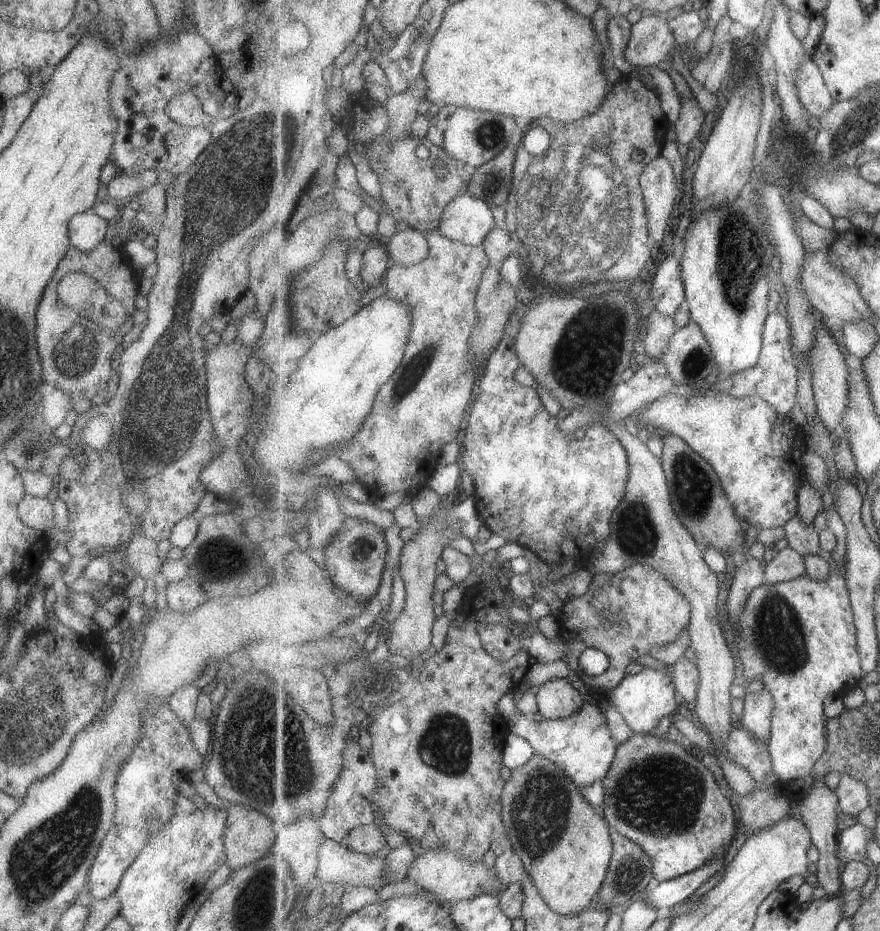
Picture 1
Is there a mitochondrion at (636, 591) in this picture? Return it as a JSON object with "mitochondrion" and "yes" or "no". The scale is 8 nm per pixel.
{"mitochondrion":"no"}

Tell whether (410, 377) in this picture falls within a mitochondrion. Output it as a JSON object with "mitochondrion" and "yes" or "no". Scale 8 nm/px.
{"mitochondrion":"yes"}

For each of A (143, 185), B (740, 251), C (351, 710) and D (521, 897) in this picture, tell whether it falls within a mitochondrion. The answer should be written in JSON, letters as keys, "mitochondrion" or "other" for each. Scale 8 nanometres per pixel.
{"A":"other","B":"mitochondrion","C":"other","D":"other"}

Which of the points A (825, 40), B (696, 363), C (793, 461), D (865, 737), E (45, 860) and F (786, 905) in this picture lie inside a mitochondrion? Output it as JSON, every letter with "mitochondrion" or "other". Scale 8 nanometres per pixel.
{"A":"other","B":"mitochondrion","C":"other","D":"mitochondrion","E":"mitochondrion","F":"other"}

